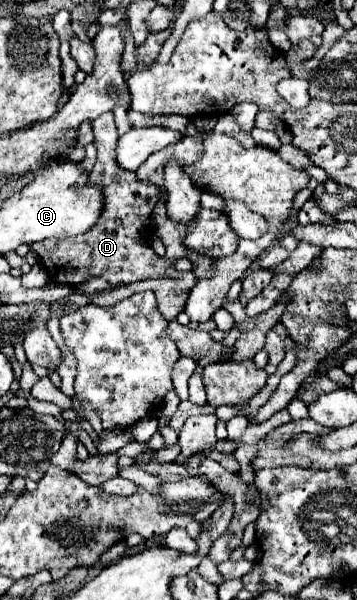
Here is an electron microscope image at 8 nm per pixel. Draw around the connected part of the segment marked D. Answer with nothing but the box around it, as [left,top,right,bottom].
[30,113,178,285]

